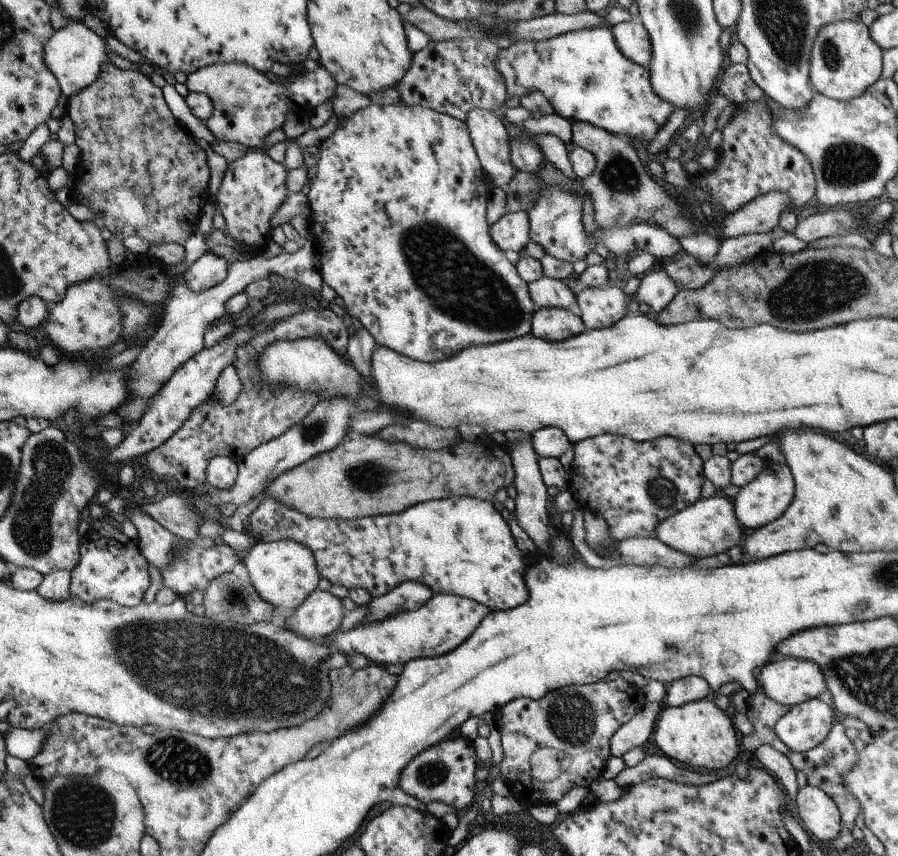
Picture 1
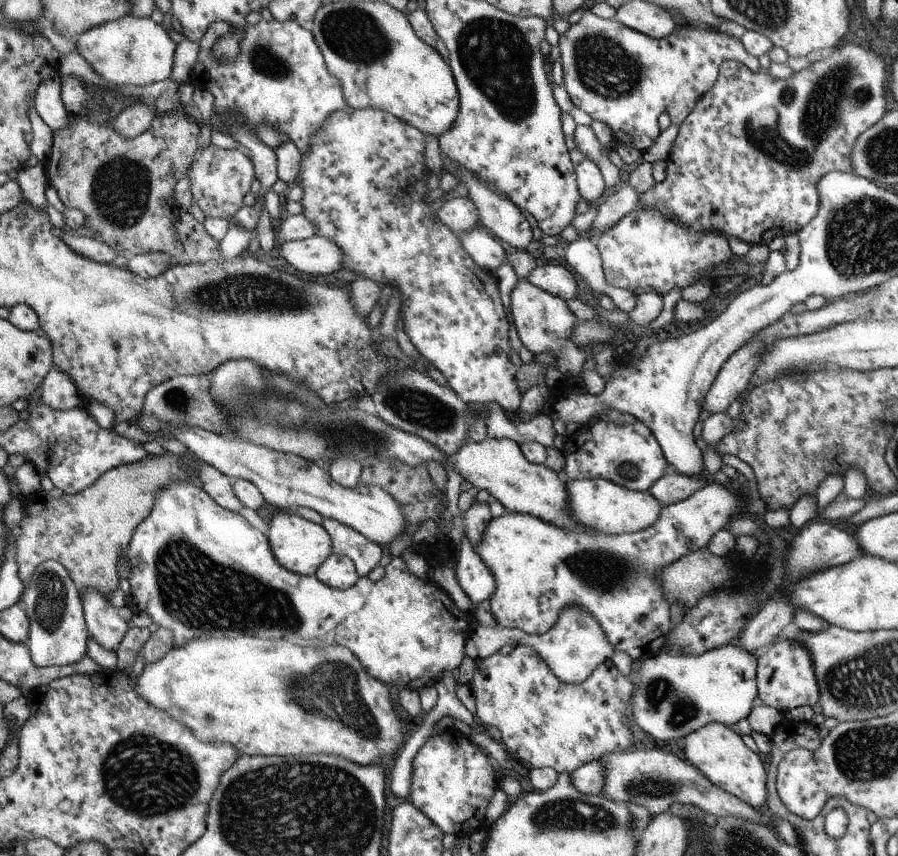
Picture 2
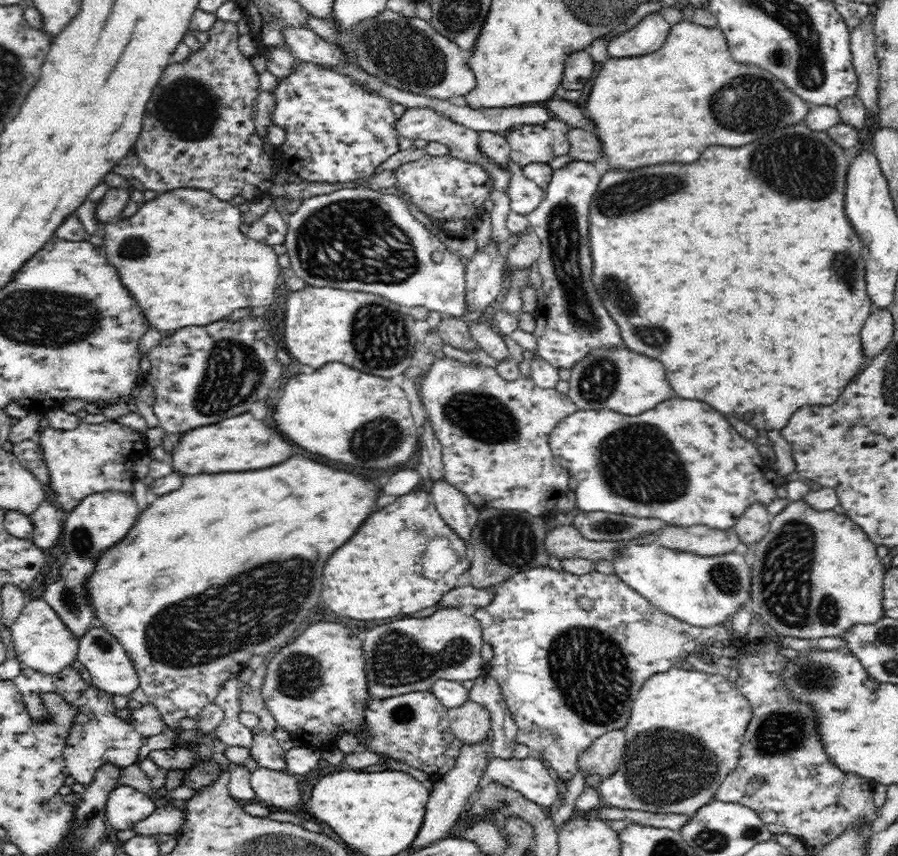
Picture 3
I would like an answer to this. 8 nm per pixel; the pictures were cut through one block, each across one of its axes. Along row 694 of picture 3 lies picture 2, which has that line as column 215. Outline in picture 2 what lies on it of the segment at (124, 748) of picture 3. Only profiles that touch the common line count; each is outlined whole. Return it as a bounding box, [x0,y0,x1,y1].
[192,19,348,153]

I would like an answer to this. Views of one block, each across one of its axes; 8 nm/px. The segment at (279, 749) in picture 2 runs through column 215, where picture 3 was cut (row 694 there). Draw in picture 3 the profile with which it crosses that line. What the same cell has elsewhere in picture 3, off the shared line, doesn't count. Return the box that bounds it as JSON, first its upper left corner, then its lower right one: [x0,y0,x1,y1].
[597,667,752,815]

